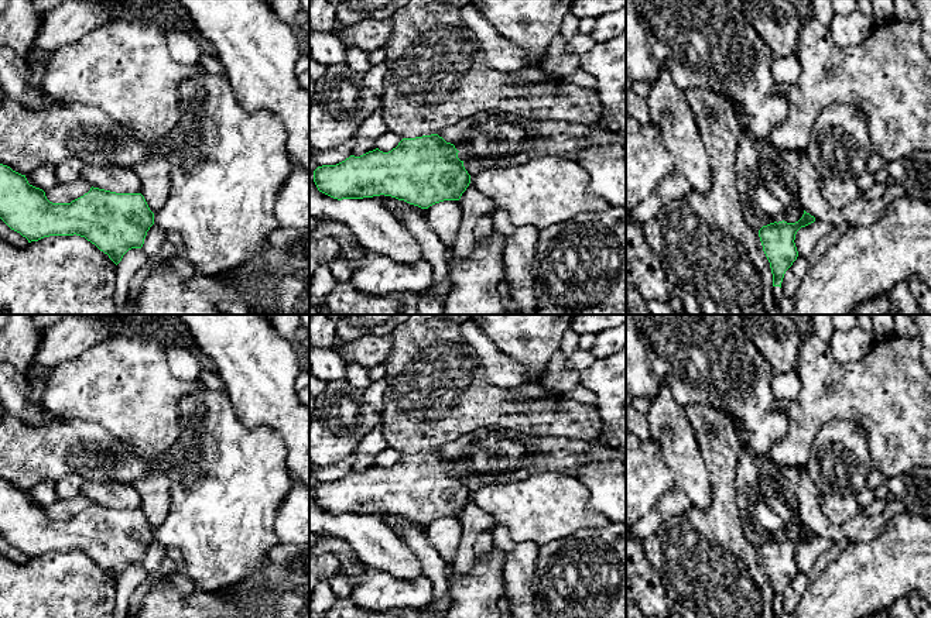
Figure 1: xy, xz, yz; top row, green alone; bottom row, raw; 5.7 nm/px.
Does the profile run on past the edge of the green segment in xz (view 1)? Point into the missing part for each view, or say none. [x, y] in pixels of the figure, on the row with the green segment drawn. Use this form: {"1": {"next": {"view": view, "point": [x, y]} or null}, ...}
{"1": {"next": null}}

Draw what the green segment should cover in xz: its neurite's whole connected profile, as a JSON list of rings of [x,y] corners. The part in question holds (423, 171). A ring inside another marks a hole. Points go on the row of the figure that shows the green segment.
[[[438,134],[403,138],[389,152],[376,148],[360,157],[350,155],[336,165],[318,166],[314,171],[314,182],[319,192],[338,200],[384,195],[428,209],[444,200],[459,200],[469,186],[470,175],[458,152],[453,144]]]

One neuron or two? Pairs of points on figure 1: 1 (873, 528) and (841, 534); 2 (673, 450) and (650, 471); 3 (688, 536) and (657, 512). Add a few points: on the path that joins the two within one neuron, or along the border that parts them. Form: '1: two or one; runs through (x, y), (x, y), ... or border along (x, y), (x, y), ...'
1: one; runs through (865, 528), (849, 531)
2: two; border along (650, 439), (657, 445), (659, 457), (675, 486)
3: two; border along (691, 505), (642, 539)

